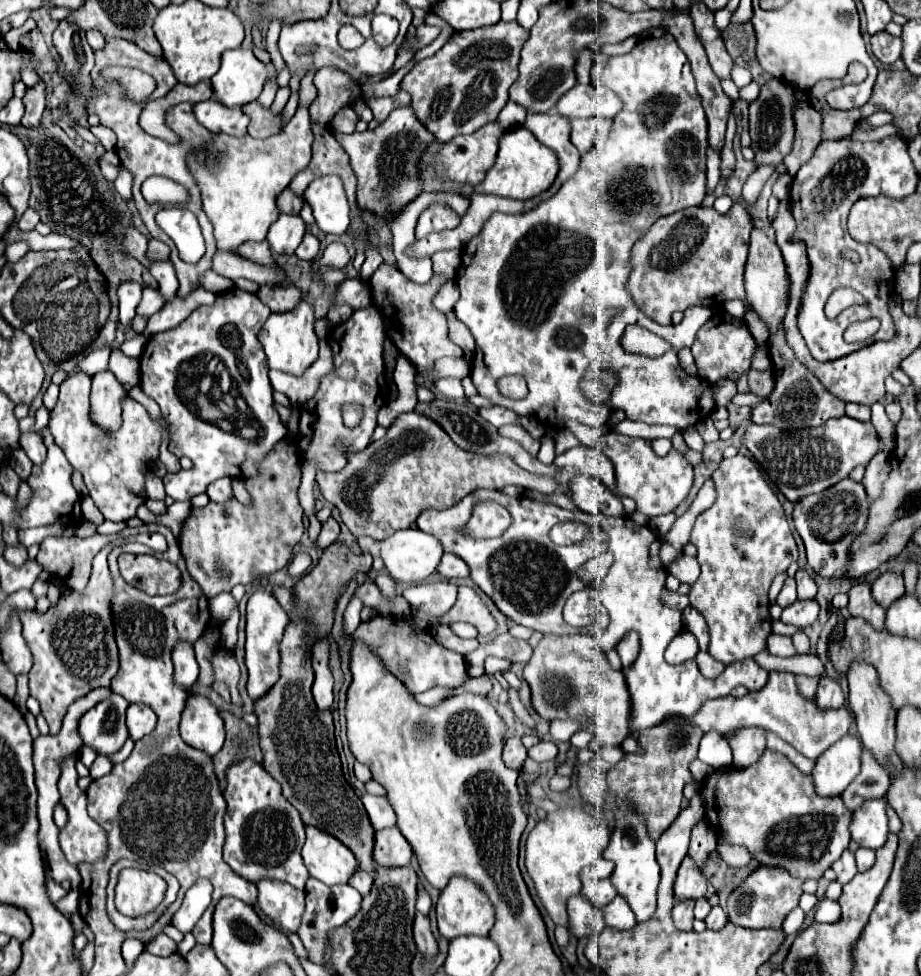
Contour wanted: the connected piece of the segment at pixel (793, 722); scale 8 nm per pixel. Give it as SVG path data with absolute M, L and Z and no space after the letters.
M770 672L768 682L762 690L748 692L742 698L724 696L724 698L708 700L700 708L700 712L692 716L692 724L700 726L704 732L708 732L708 730L732 732L732 730L744 728L744 726L762 726L764 730L778 734L782 740L786 740L792 748L796 748L806 758L816 760L828 746L832 746L836 740L840 740L842 736L848 734L852 718L846 708L822 712L816 708L814 700L802 698L794 684L792 672Z

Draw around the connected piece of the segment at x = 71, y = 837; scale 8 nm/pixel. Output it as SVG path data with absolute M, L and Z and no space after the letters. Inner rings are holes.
M77 754L64 759L62 776L58 780L60 800L68 812L68 824L64 826L64 830L60 830L60 846L62 846L62 852L66 854L68 862L72 862L72 864L98 862L100 858L104 858L104 854L108 850L108 836L104 834L104 828L98 822L94 822L86 812L86 794L78 788L79 776L75 767L76 760L78 760Z

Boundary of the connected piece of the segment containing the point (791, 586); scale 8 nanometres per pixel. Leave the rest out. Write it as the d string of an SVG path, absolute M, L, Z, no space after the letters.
M786 578L784 588L780 590L776 602L778 602L782 608L786 608L786 606L790 606L792 602L796 602L796 582L794 582L794 578Z

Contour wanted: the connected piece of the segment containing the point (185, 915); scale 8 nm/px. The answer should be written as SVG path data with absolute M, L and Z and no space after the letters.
M204 878L196 880L196 884L186 892L180 910L172 918L172 926L176 926L182 934L190 932L194 928L194 924L198 922L198 918L208 908L210 894L212 894L212 884Z

